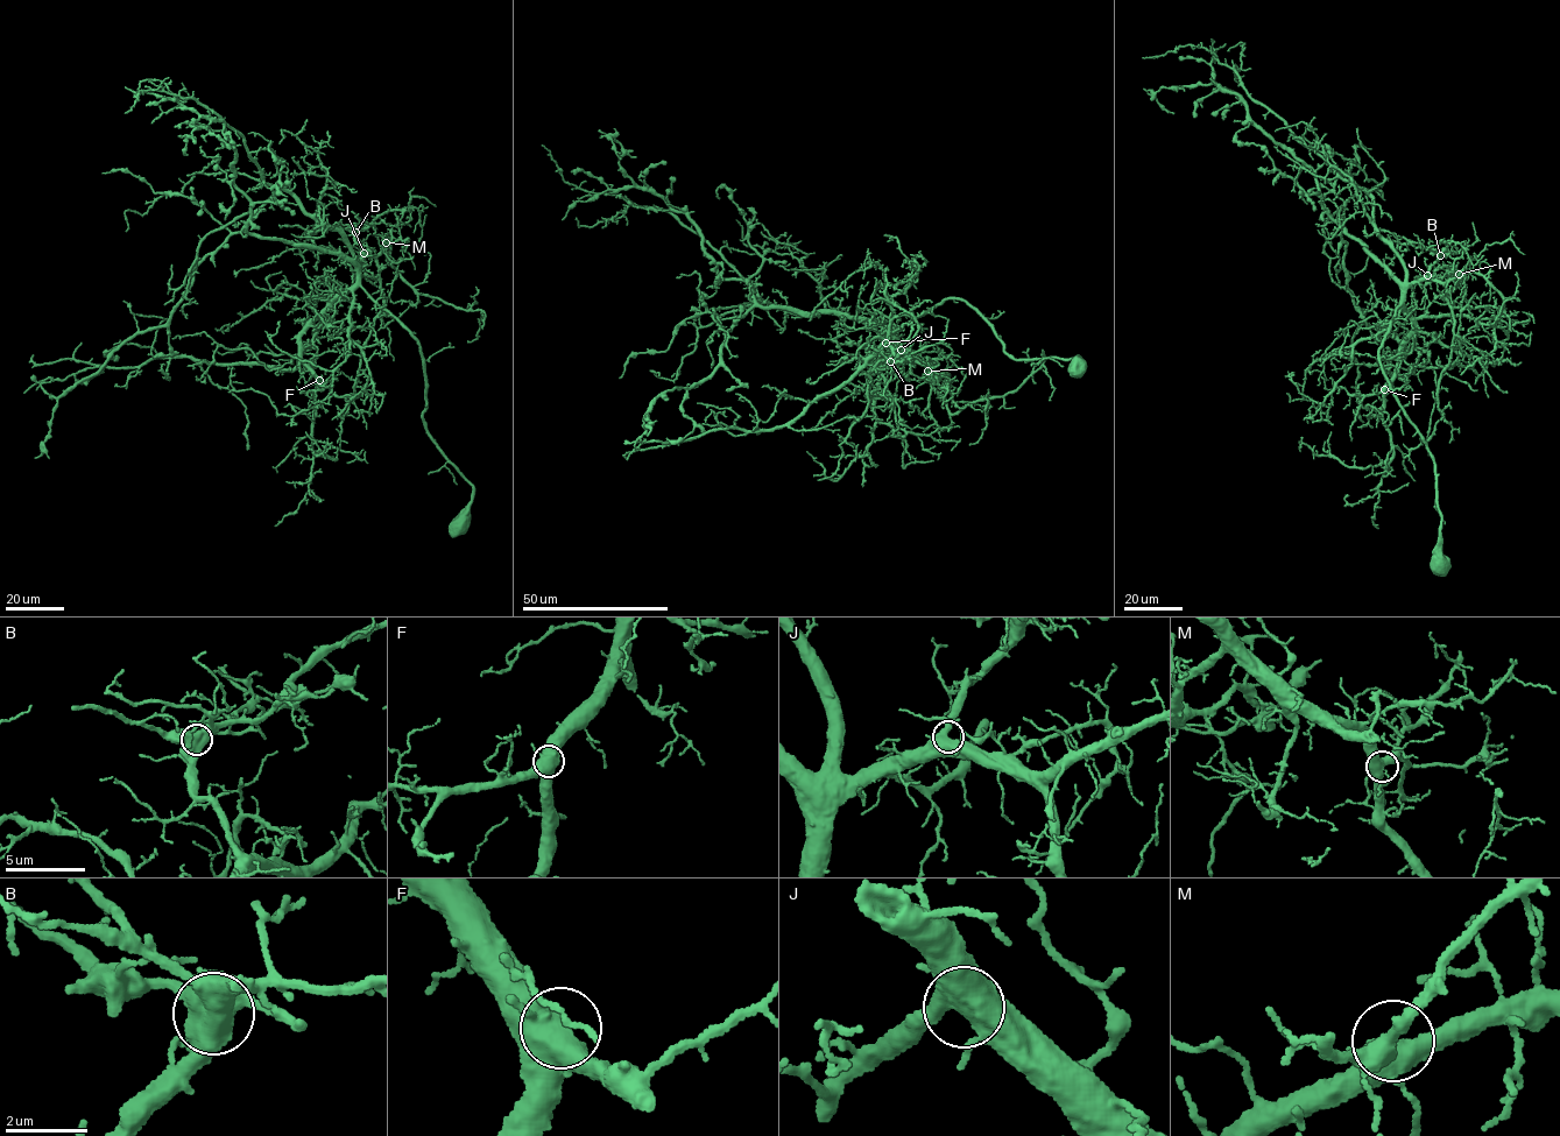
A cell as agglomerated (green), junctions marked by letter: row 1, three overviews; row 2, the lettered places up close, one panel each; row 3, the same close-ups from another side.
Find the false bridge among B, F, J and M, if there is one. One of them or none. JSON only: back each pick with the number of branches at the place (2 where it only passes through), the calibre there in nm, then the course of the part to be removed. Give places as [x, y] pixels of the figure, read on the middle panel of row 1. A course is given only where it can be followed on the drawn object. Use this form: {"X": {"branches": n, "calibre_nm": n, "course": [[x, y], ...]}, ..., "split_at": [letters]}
{"B": {"branches": 4, "calibre_nm": 650, "course": [[890, 361], [854, 344], [835, 340], [839, 347]]}, "split_at": ["B"]}

